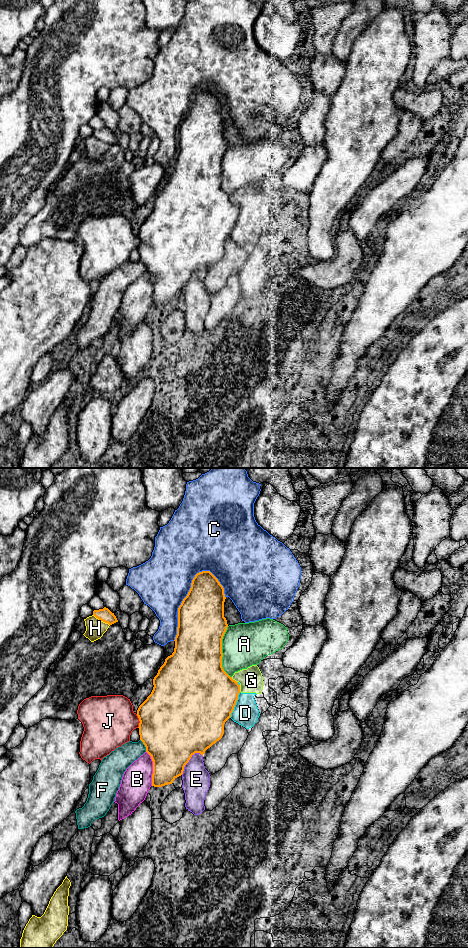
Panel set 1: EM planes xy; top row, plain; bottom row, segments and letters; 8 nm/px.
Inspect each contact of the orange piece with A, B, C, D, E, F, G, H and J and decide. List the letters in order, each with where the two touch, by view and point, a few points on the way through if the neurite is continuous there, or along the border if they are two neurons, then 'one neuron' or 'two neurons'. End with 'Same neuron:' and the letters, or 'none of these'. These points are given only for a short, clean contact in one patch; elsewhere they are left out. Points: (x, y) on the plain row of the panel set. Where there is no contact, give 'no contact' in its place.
A: meets orange in xy at (221, 172); two neurons
B: meets orange in xy at (153, 288); two neurons
C: meets orange in xy at (182, 121); two neurons
D: meets orange in xy at (235, 224); two neurons
E: meets orange in xy at (188, 281); two neurons
F: meets orange in xy at (144, 264); two neurons
G: meets orange in xy at (234, 200); two neurons
H: meets orange in xy at (101, 140); two neurons
J: meets orange in xy at (139, 240); two neurons
Same neuron: none of these

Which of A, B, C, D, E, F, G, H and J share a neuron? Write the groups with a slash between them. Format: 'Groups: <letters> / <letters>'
Groups: A / B / C / D G / E / F / H / J

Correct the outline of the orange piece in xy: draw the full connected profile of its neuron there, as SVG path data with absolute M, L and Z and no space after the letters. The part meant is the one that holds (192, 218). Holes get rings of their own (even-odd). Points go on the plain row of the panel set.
M210 91L195 95L187 116L178 128L178 147L174 172L165 179L153 199L153 210L139 226L140 260L153 281L152 306L162 307L172 304L181 296L185 285L195 273L202 276L205 271L219 261L224 254L224 244L234 230L240 205L222 187L222 159L228 144L224 137L224 108Z

